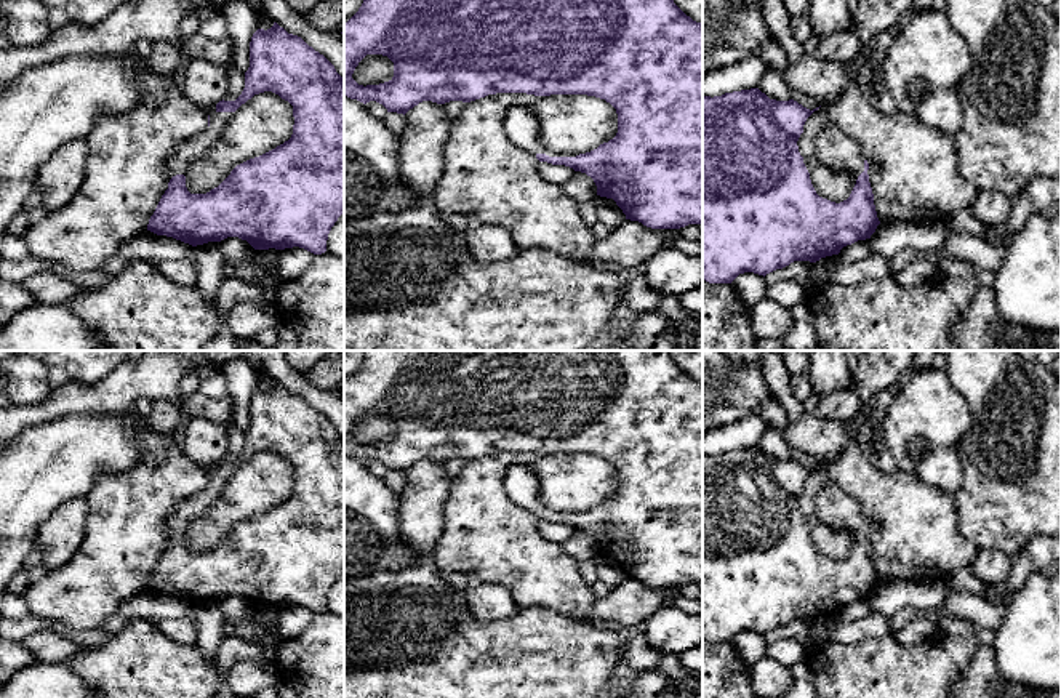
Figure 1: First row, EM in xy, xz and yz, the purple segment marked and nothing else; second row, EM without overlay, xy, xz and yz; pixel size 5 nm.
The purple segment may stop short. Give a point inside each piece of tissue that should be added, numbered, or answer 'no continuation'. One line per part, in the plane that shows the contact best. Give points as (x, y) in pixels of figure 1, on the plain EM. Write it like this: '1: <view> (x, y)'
1: xz (520, 484)

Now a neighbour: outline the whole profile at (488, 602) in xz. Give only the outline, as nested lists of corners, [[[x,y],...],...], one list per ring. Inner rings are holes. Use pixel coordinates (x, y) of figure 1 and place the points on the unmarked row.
[[[482,583],[474,589],[466,589],[464,599],[472,618],[482,623],[510,618],[518,612],[509,589],[496,583]]]

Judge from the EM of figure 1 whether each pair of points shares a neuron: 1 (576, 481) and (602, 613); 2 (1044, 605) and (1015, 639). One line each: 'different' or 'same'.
1: different
2: same

